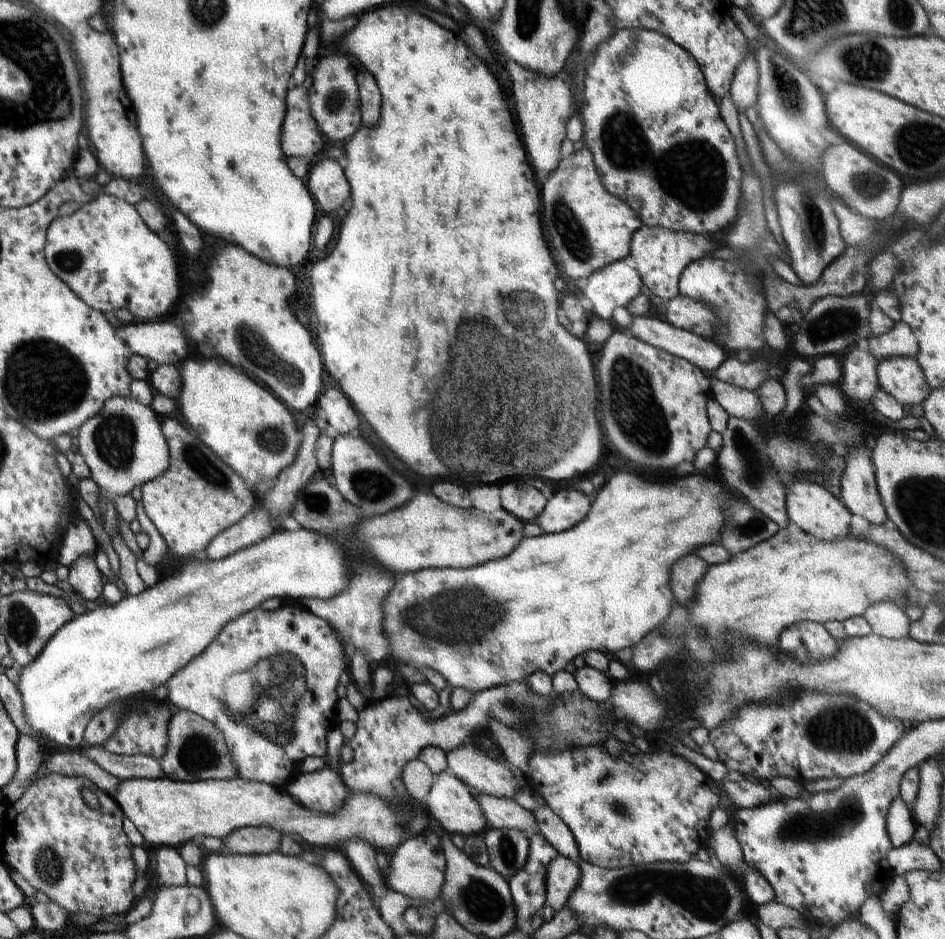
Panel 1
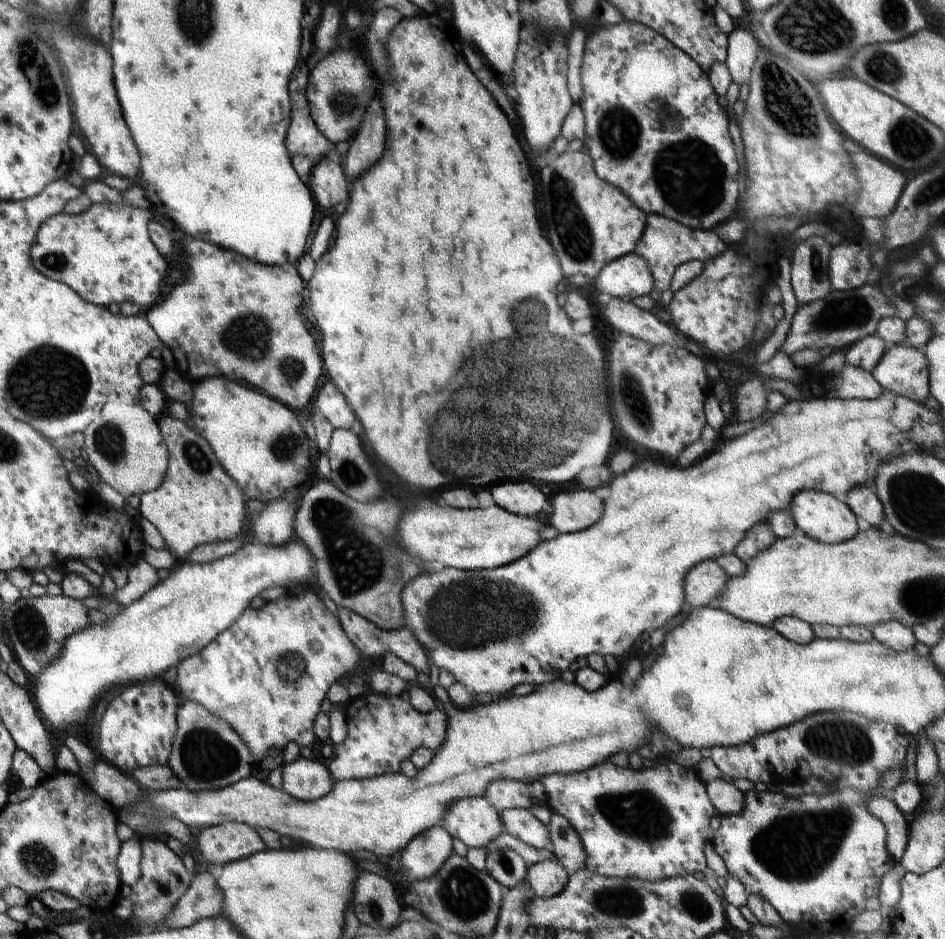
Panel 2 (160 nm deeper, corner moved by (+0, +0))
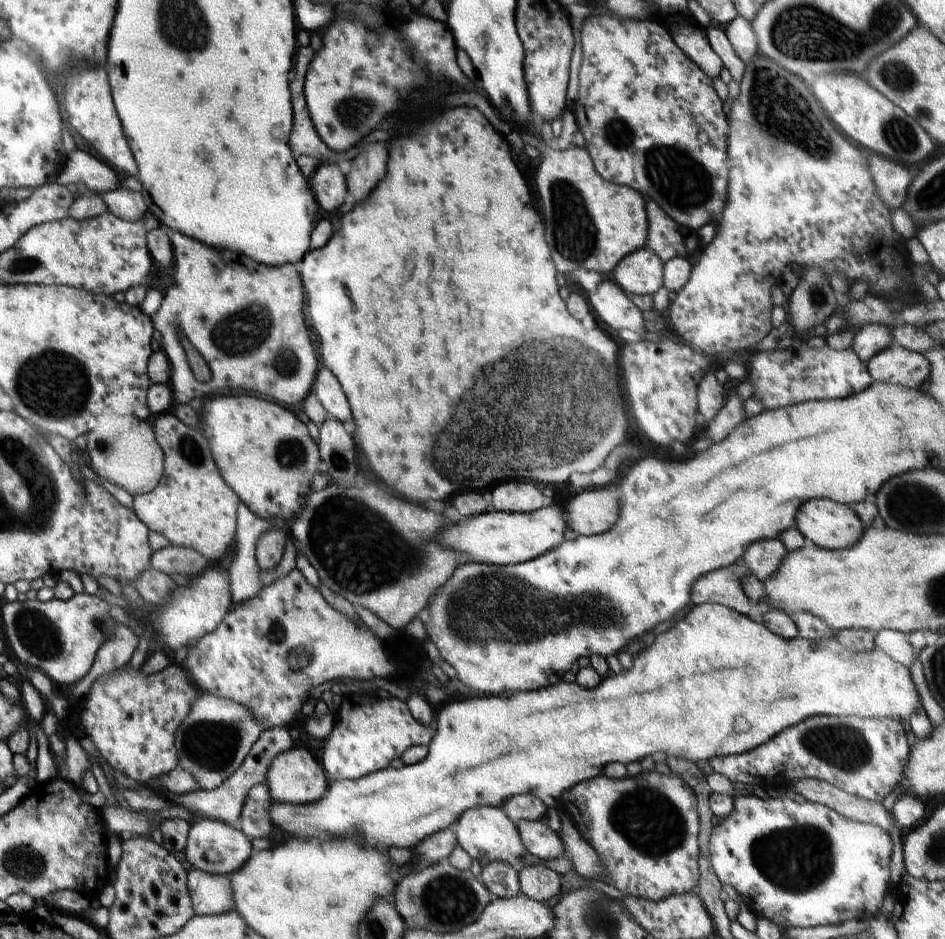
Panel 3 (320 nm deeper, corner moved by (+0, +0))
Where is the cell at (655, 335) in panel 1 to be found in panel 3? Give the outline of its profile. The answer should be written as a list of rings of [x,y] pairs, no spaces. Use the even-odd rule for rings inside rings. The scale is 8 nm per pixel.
[[[604,277],[594,292],[588,293],[588,300],[596,316],[612,328],[627,328],[641,334],[645,331],[641,310],[610,277]]]

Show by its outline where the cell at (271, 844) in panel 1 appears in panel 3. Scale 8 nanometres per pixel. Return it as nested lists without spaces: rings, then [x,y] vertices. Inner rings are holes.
[[[202,818],[190,825],[187,844],[183,852],[192,868],[217,876],[219,874],[229,875],[241,869],[251,857],[250,852],[253,851],[251,839],[241,830],[236,830],[225,822],[216,819]],[[208,848],[216,850],[216,854],[218,854],[218,860],[213,864],[206,859],[206,854],[204,853]]]

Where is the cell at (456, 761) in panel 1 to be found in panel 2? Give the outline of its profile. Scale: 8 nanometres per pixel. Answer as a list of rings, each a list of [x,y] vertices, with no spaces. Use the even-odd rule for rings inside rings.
[[[500,779],[489,783],[485,792],[486,798],[501,813],[506,809],[530,810],[538,802],[547,803],[547,794],[540,781],[530,784]]]

